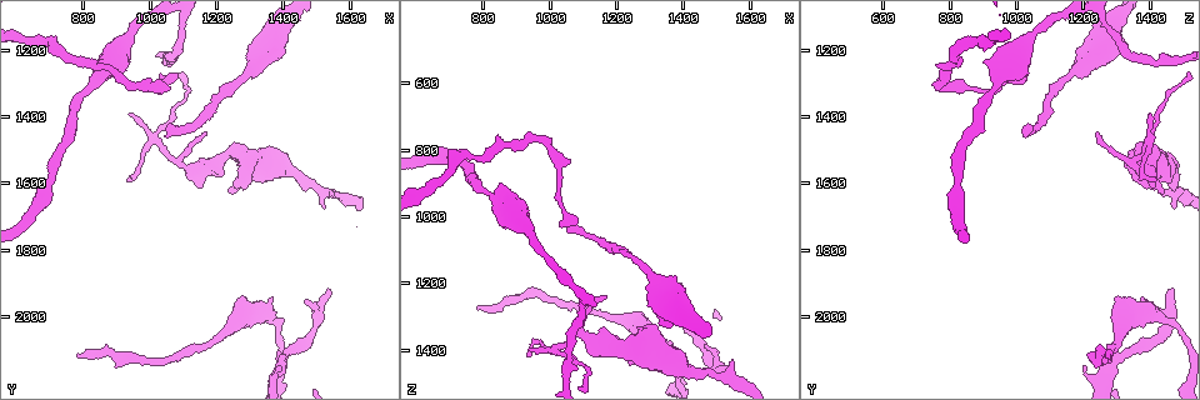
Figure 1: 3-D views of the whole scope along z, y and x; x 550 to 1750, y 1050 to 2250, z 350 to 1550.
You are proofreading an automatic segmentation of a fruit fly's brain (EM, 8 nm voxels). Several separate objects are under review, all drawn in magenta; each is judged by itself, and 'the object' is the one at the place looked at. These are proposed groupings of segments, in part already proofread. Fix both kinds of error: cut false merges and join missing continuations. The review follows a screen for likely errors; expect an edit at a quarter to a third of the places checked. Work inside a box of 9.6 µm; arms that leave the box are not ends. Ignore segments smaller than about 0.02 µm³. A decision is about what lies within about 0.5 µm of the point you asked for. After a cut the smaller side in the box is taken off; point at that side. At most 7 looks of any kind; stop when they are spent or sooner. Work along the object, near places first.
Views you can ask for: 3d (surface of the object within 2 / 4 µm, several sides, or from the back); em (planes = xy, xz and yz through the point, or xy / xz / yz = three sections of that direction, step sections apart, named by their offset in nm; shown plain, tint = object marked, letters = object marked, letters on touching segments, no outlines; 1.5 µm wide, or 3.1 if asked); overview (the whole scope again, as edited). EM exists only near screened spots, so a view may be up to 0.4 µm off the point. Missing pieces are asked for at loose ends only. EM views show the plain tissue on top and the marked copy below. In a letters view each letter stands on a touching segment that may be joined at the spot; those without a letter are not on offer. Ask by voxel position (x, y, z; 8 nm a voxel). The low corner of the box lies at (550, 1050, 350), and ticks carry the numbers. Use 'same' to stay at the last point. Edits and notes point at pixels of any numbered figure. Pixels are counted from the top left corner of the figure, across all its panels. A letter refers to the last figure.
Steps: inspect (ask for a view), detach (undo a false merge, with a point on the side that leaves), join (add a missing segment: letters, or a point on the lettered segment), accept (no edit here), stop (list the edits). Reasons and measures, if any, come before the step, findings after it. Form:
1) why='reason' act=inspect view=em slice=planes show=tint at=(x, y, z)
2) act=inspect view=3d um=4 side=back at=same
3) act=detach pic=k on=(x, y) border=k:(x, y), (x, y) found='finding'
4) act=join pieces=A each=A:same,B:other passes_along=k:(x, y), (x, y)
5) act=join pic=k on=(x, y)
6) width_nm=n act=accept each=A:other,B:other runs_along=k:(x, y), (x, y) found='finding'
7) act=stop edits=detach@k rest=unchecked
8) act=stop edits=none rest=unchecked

why='long arm stops here' act=inspect view=em slice=planes show=tint at=(790, 2120, 1260)

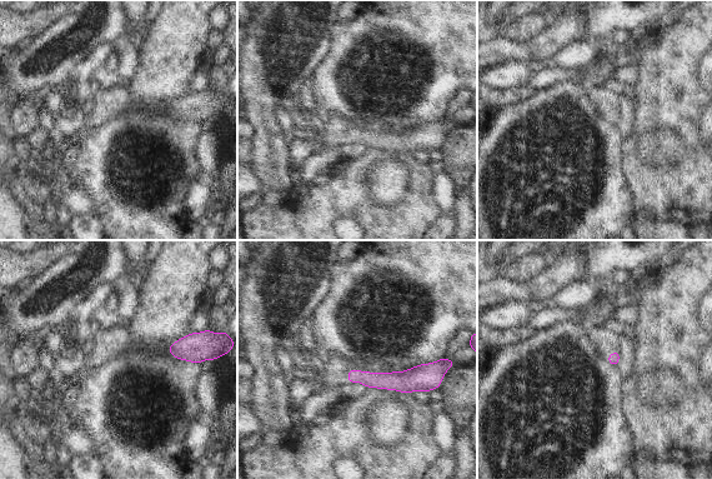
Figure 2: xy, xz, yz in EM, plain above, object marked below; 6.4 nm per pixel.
act=inspect view=em slice=planes show=letters at=same

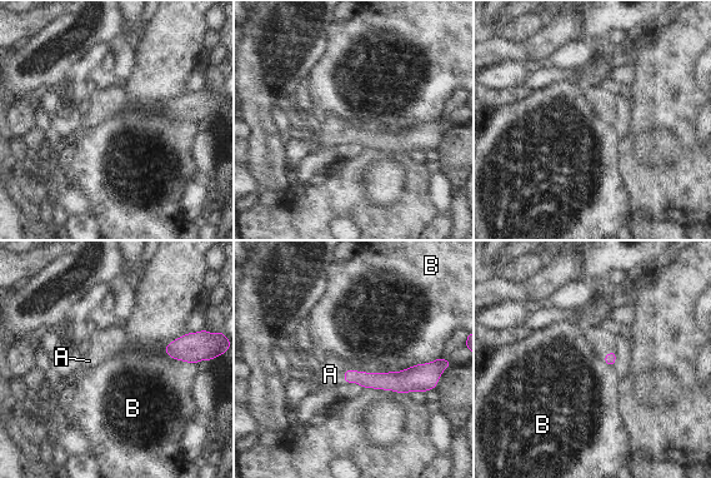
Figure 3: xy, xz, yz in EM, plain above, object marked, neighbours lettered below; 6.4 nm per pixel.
act=join pieces=A each=A:same,B:other passes_along=3:(376, 381), (344, 376), (330, 374) found='it goes on there'

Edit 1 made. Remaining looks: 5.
why='thin end' act=inspect view=em slice=xy step=4 show=tint at=(940, 1600, 1410)

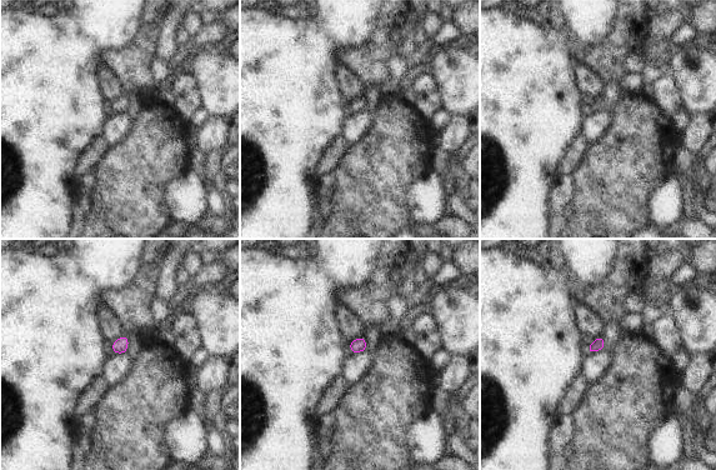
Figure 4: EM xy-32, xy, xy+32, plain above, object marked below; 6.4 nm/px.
act=inspect view=em slice=planes show=letters at=same

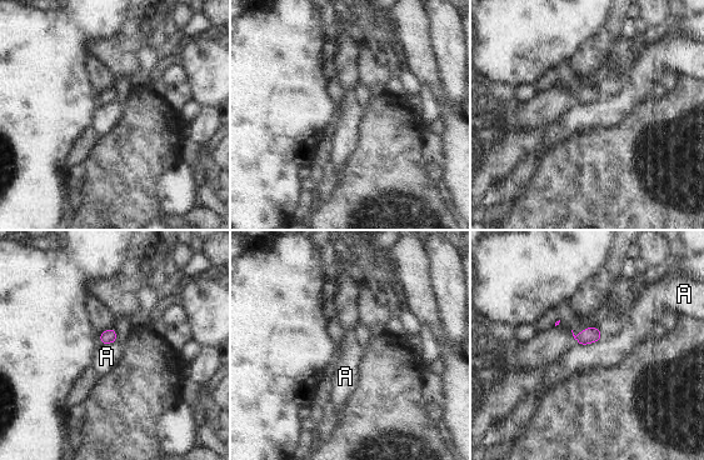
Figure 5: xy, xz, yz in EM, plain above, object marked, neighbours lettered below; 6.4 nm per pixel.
act=accept each=A:other border=5:(602, 336), (588, 344), (578, 344) found='no lettered segment goes on from it'

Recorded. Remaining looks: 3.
why='branch stops here' act=inspect view=3d um=2 at=(1530, 1910, 1470)

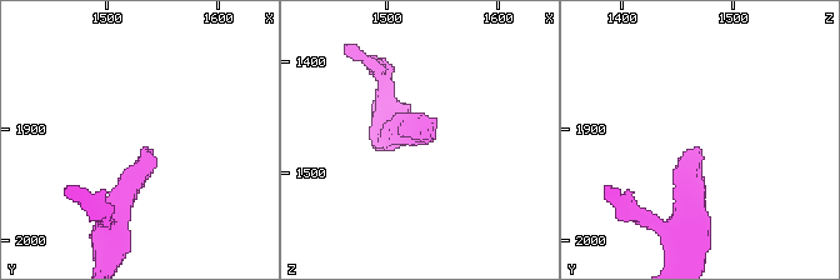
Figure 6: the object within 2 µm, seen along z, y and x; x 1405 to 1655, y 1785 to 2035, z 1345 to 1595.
why='now the EM' act=inspect view=em slice=planes show=letters at=(1536, 1914, 1468)

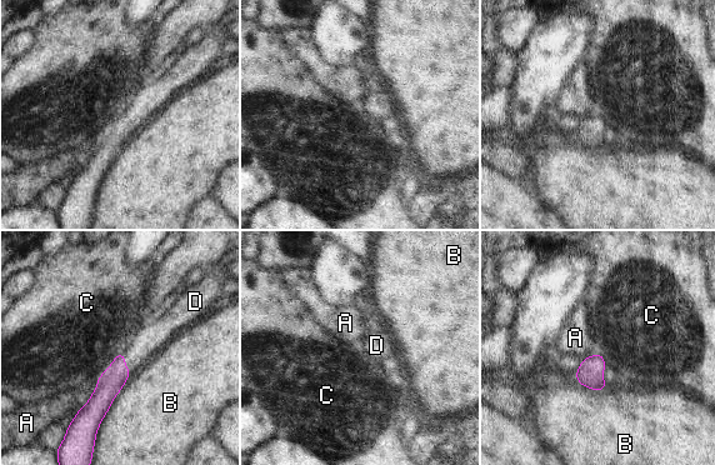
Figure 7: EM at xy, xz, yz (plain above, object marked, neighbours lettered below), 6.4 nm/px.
longest_contact=B:440nm act=join pieces=D each=A:other,B:other,C:other,D:same passes_along=7:(110, 383), (124, 363), (151, 335) found='the cell continues'

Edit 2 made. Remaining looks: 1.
act=stop edits=join@3,join@7 rest=unchecked

